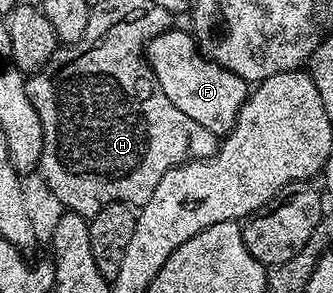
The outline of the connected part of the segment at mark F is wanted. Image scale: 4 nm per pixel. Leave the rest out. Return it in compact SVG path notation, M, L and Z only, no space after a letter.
M173 27L158 35L148 43L146 56L158 87L162 87L166 99L170 99L178 111L190 115L194 123L202 123L202 127L211 133L227 135L232 132L240 108L248 102L249 82L234 75L234 71L223 69L218 63L208 60L187 28Z

